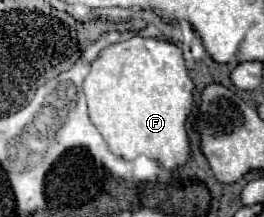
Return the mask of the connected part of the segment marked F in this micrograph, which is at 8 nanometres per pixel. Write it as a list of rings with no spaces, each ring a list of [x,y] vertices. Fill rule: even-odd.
[[[131,36],[99,52],[83,82],[89,118],[107,140],[113,154],[133,160],[141,154],[155,158],[167,170],[189,158],[185,120],[193,104],[193,82],[183,52],[169,40]]]

